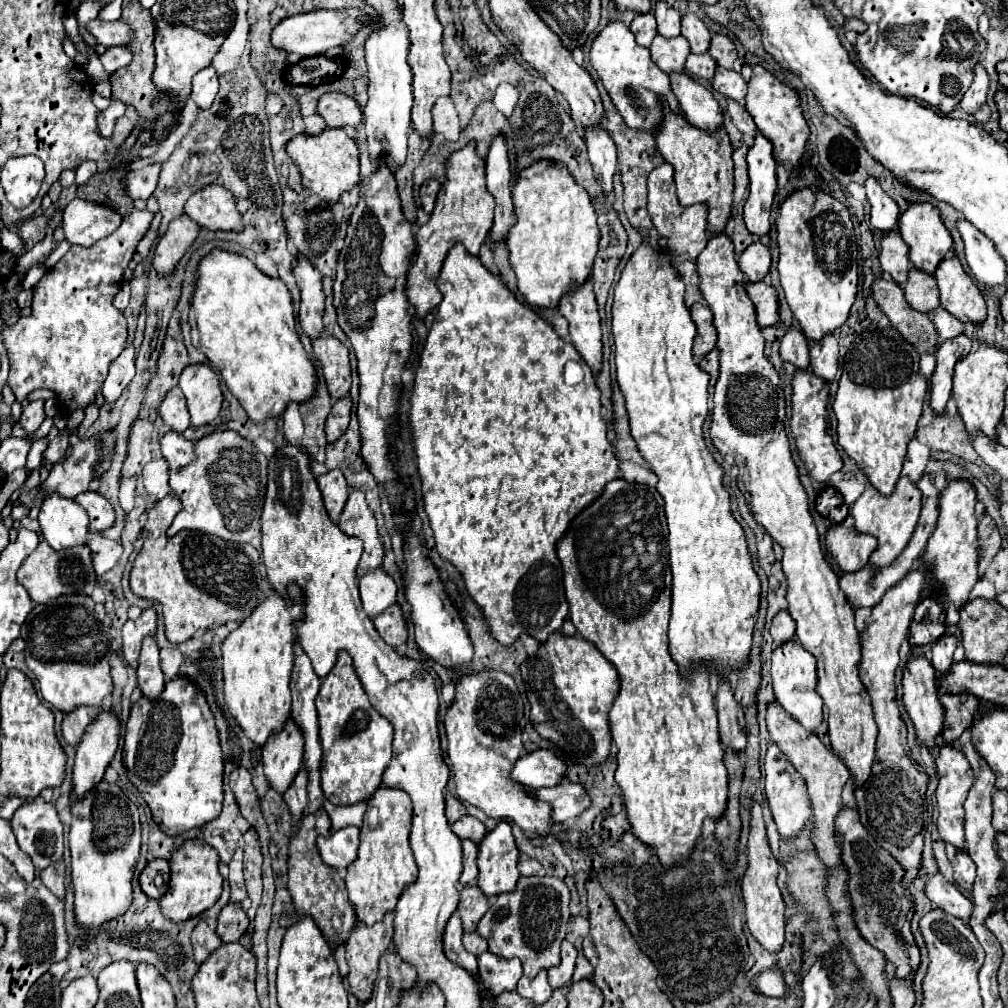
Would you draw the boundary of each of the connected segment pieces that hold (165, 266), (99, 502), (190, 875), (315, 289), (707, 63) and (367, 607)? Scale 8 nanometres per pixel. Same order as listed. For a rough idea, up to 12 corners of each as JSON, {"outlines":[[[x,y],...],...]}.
{"outlines":[[[188,214],[174,218],[158,238],[152,266],[172,274],[198,236]],[[86,490],[74,498],[88,516],[90,532],[100,532],[114,522],[110,502]],[[190,838],[170,858],[160,898],[174,922],[208,910],[222,892],[220,858]],[[304,256],[294,276],[298,322],[314,340],[324,332],[322,276]],[[690,54],[686,70],[698,78],[712,80],[716,62],[706,54]],[[384,570],[358,582],[364,612],[374,618],[396,602],[396,584]]]}

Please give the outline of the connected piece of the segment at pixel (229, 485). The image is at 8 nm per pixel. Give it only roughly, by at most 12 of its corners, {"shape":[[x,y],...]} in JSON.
{"shape":[[234,430],[160,448],[182,502],[166,532],[260,536],[268,460]]}

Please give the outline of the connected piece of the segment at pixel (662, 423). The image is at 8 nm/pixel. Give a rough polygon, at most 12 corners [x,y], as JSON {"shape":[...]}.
{"shape":[[672,250],[614,288],[616,380],[658,476],[670,654],[746,662],[760,580],[704,442]]}

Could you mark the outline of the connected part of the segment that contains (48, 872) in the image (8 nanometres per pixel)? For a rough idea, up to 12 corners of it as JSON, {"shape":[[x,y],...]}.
{"shape":[[54,862],[38,878],[52,894],[64,898],[64,864]]}

